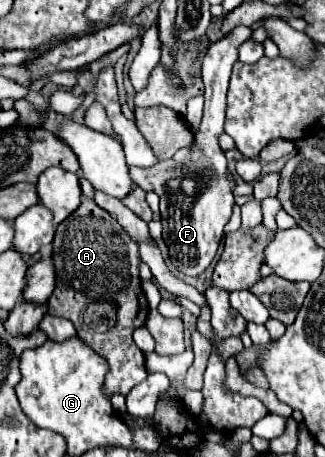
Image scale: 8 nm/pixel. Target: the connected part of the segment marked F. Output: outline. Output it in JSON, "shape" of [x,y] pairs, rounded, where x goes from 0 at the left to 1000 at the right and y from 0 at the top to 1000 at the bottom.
{"shape":[[[726,57],[695,83],[652,96],[622,131],[622,175],[628,175],[628,258],[603,289],[603,311],[591,319],[591,341],[572,359],[535,359],[511,350],[480,368],[480,376],[443,376],[443,368],[394,368],[412,403],[449,420],[474,416],[492,429],[498,468],[498,521],[523,547],[529,578],[578,600],[622,600],[665,560],[677,525],[689,516],[689,495],[714,473],[720,429],[714,398],[695,385],[695,341],[671,315],[677,293],[689,293],[695,258],[695,201],[714,158],[714,140],[732,131],[732,101],[775,74],[757,57]]]}

